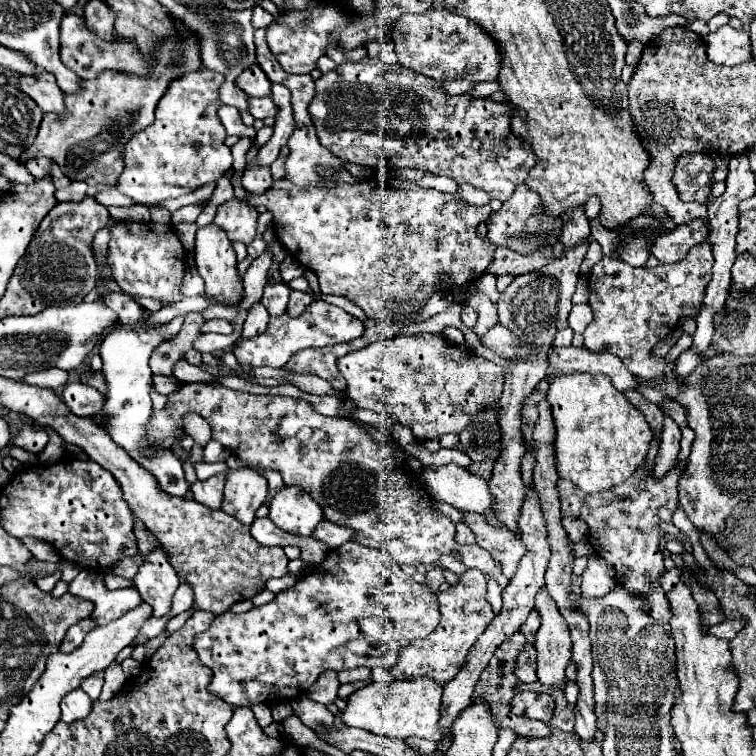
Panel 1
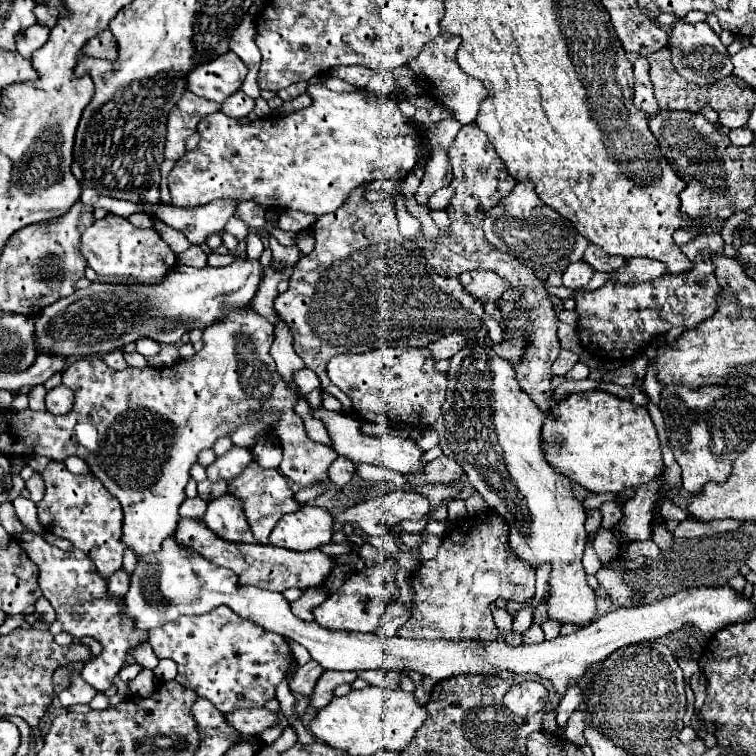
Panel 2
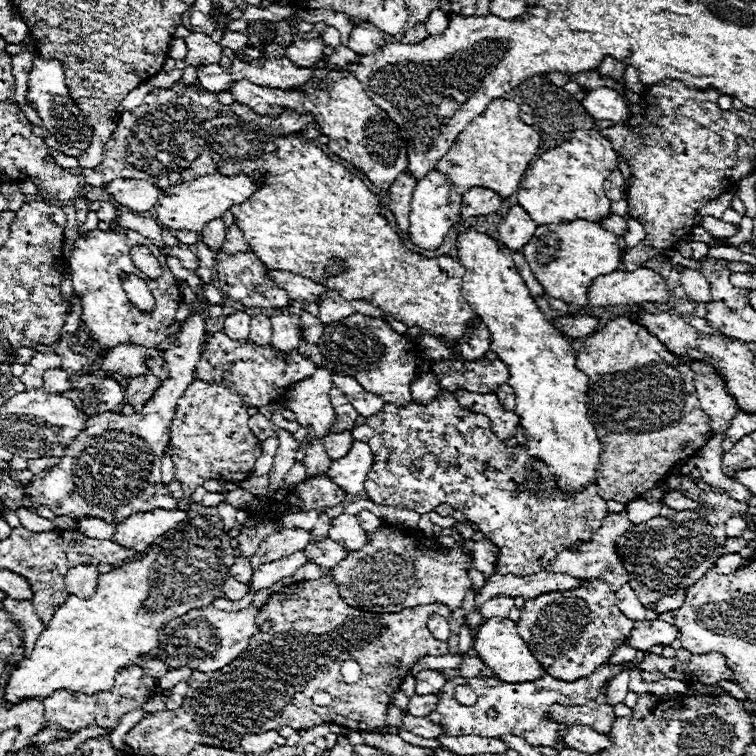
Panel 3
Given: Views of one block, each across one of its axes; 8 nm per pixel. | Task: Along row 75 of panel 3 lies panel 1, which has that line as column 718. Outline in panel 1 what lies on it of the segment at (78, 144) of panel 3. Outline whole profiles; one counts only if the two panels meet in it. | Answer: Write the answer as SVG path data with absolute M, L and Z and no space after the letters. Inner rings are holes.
M730 24L710 32L706 38L706 54L710 62L722 66L738 66L752 60L752 42L746 30L736 30Z

